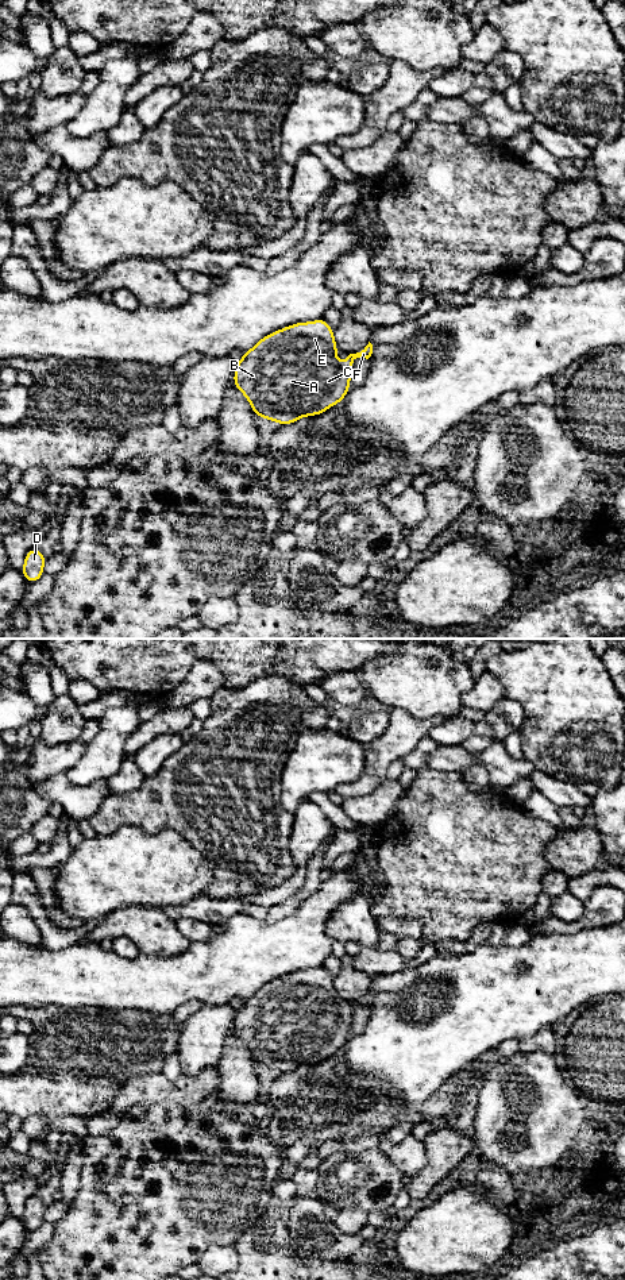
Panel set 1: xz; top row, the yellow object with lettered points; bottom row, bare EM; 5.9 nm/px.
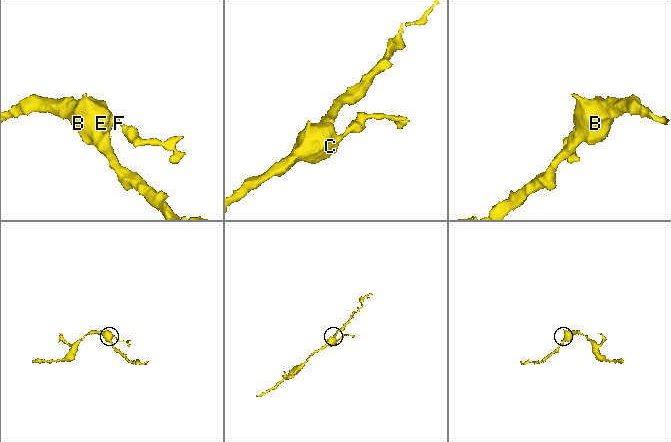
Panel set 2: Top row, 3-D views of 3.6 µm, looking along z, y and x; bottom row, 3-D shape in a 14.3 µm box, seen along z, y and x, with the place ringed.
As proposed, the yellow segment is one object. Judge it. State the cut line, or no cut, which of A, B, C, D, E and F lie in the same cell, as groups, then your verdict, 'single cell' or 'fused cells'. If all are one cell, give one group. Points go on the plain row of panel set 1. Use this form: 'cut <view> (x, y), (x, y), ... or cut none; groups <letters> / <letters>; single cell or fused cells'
cut none; groups A B C D E F; single cell

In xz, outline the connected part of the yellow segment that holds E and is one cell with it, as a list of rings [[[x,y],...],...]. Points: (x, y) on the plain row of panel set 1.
[[[324,967],[296,971],[265,984],[244,1001],[236,1010],[234,1033],[247,1045],[255,1064],[281,1073],[292,1072],[342,1050],[350,1037],[352,1010],[356,1006],[369,1007],[373,992],[369,990],[363,998],[342,1010],[333,1007],[337,1001],[333,978]]]

